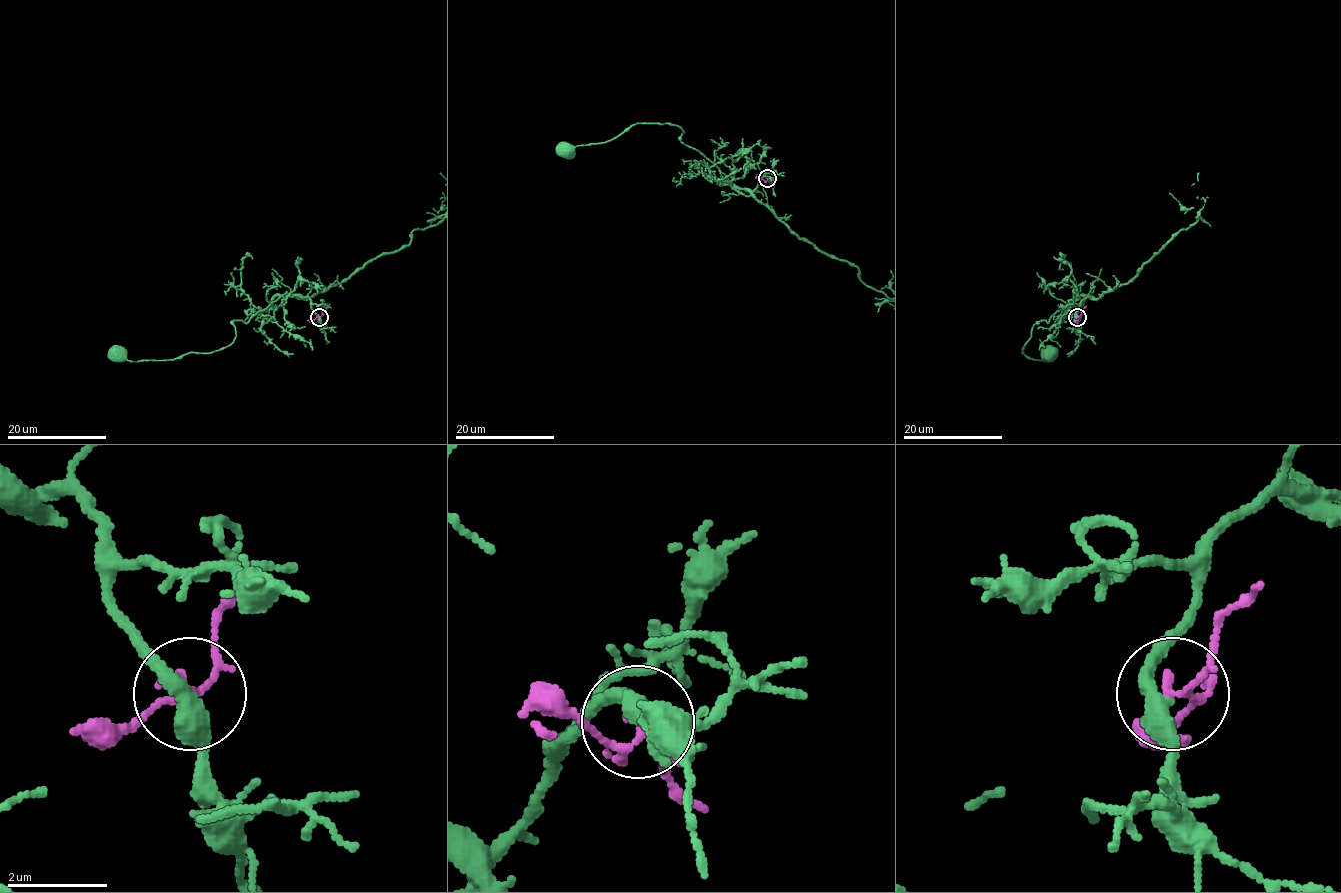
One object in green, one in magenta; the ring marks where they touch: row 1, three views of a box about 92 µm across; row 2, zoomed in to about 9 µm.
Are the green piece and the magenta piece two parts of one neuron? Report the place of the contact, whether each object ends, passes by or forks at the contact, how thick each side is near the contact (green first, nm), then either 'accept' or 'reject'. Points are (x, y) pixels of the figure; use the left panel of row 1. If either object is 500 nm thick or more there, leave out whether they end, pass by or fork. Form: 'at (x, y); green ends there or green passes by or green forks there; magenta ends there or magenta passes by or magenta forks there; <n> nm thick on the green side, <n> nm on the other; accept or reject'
at (319, 317); green passes by; magenta forks there; 400 nm thick on the green side, 130 nm on the other; reject

